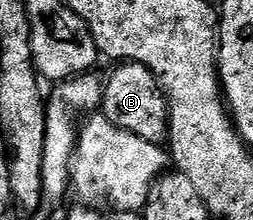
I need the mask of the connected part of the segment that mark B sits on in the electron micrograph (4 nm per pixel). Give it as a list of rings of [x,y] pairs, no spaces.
[[[125,62],[114,68],[103,83],[102,117],[125,132],[133,132],[133,136],[141,136],[141,140],[163,146],[167,142],[167,97],[159,89],[155,73],[136,62]]]

